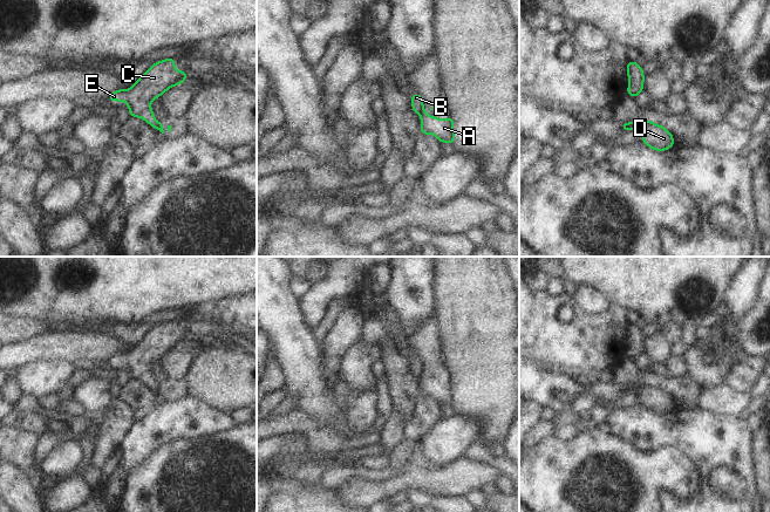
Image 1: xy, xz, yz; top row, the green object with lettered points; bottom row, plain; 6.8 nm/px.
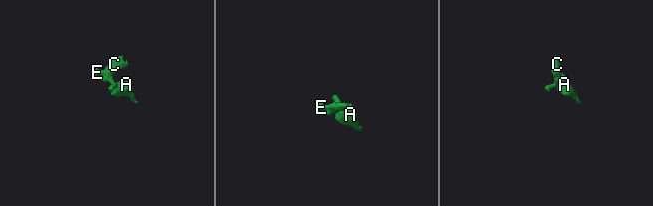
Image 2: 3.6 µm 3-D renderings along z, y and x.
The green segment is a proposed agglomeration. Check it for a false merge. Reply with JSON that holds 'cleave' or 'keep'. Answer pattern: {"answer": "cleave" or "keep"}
{"answer": "cleave"}

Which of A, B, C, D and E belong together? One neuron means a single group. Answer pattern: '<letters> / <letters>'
A D / B C E

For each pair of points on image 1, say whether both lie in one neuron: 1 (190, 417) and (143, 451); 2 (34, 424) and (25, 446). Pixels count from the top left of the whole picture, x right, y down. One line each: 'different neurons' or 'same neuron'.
1: same neuron
2: different neurons

